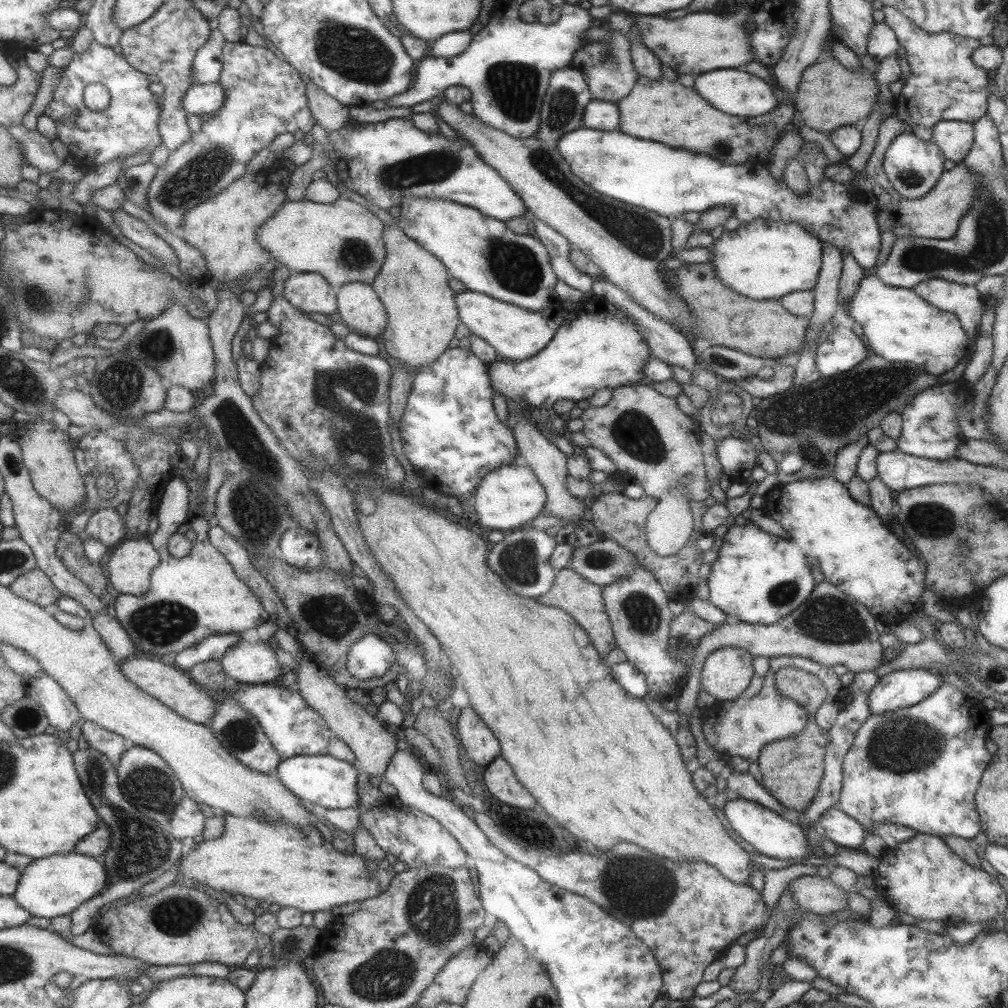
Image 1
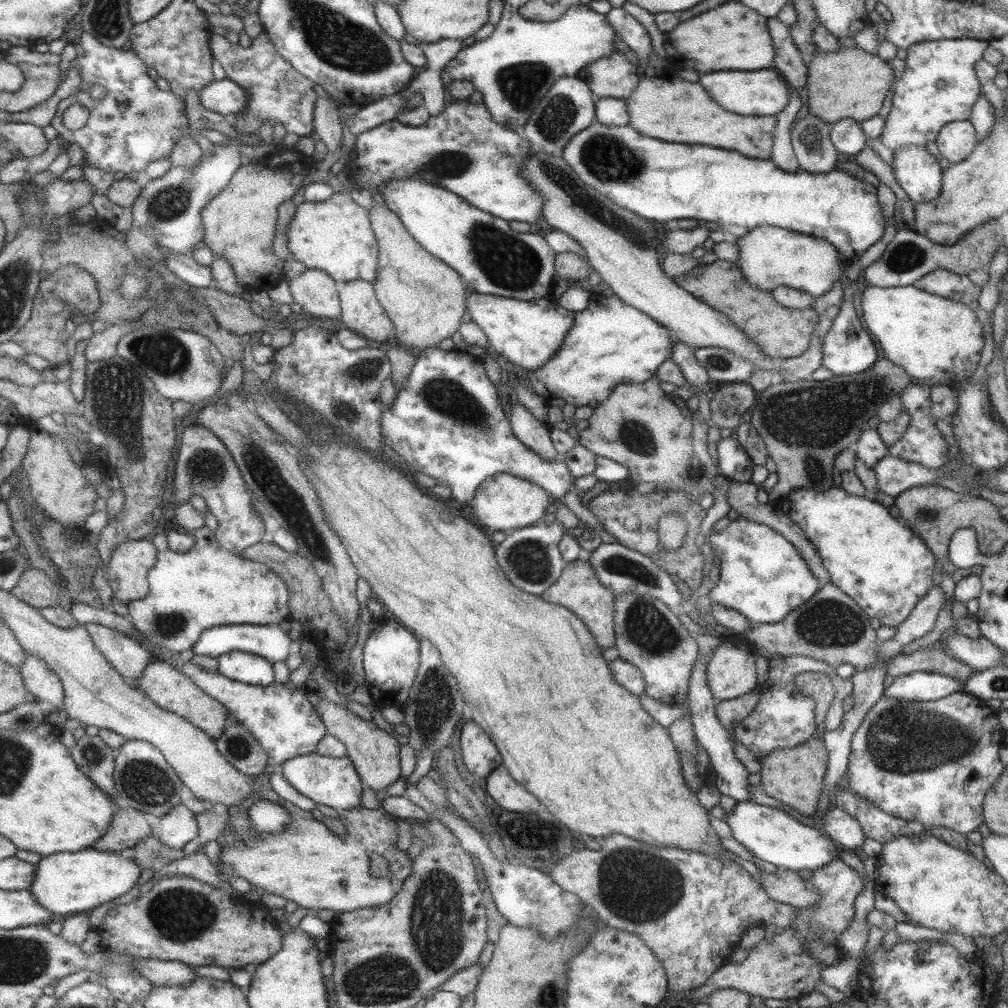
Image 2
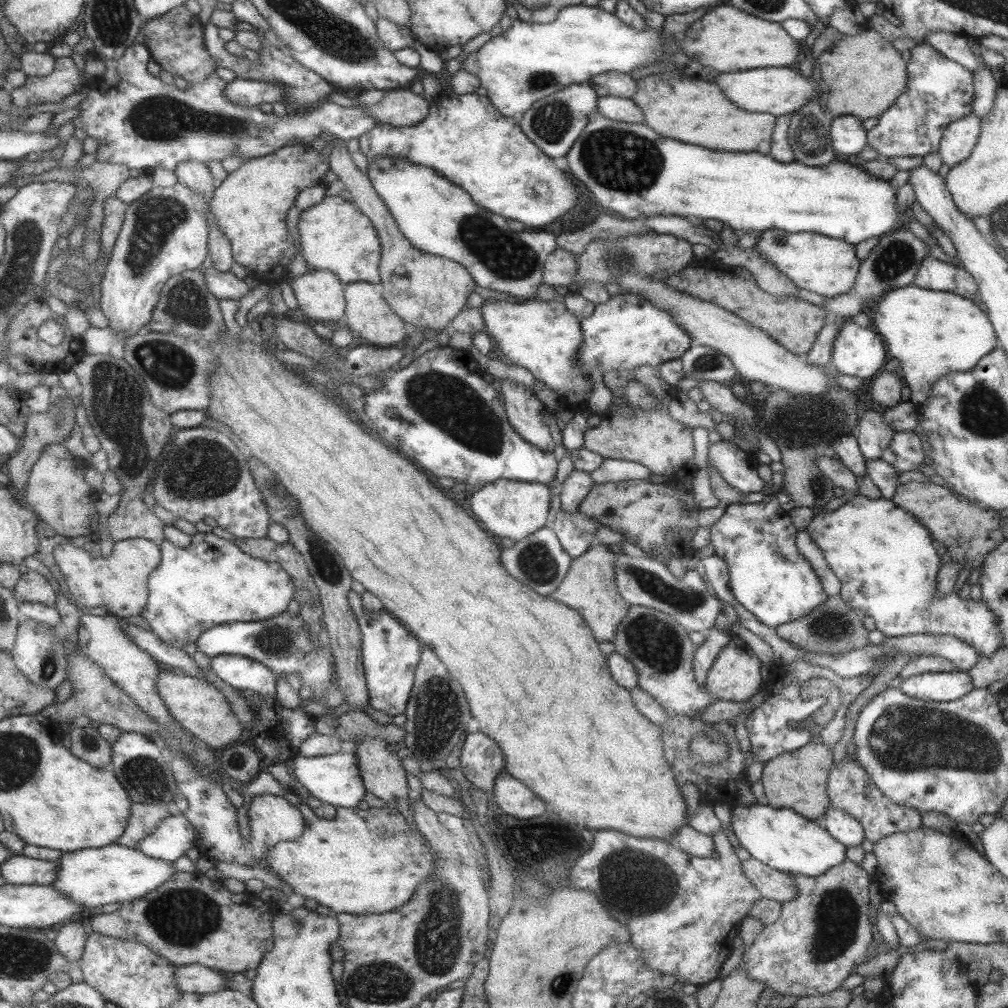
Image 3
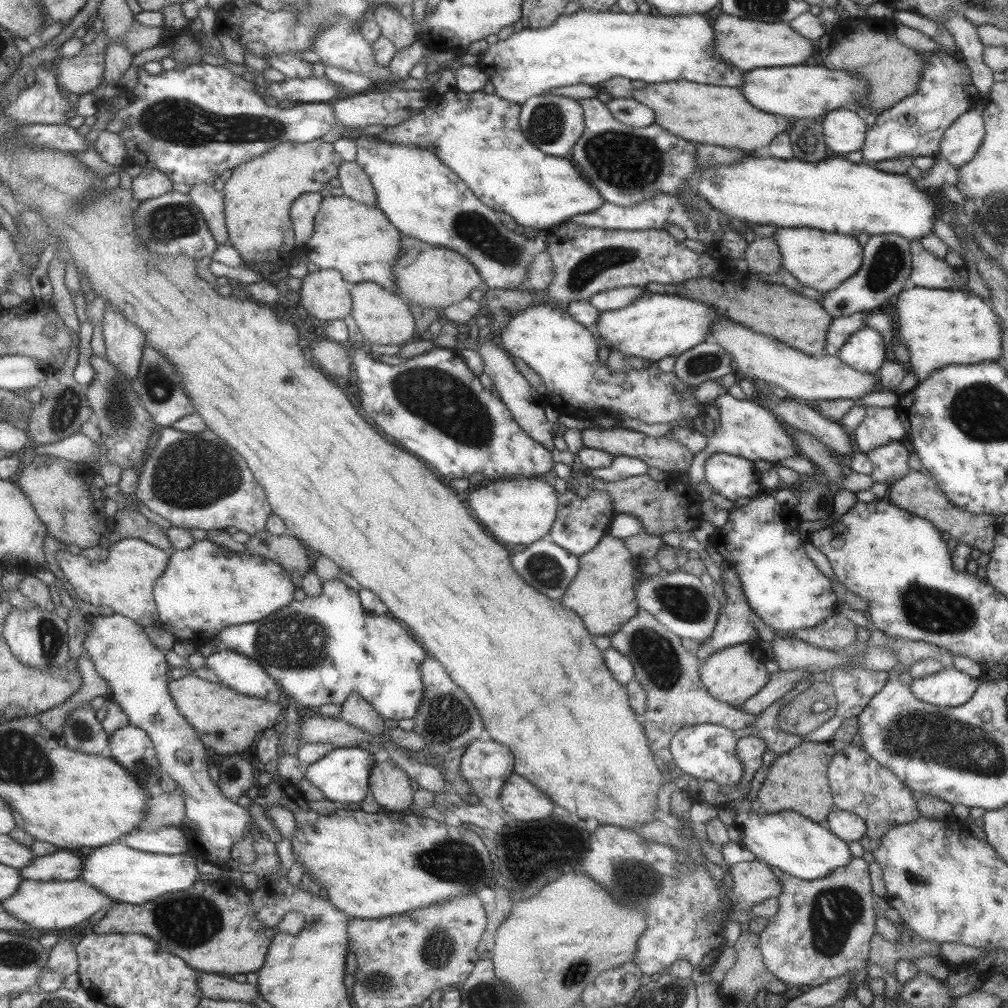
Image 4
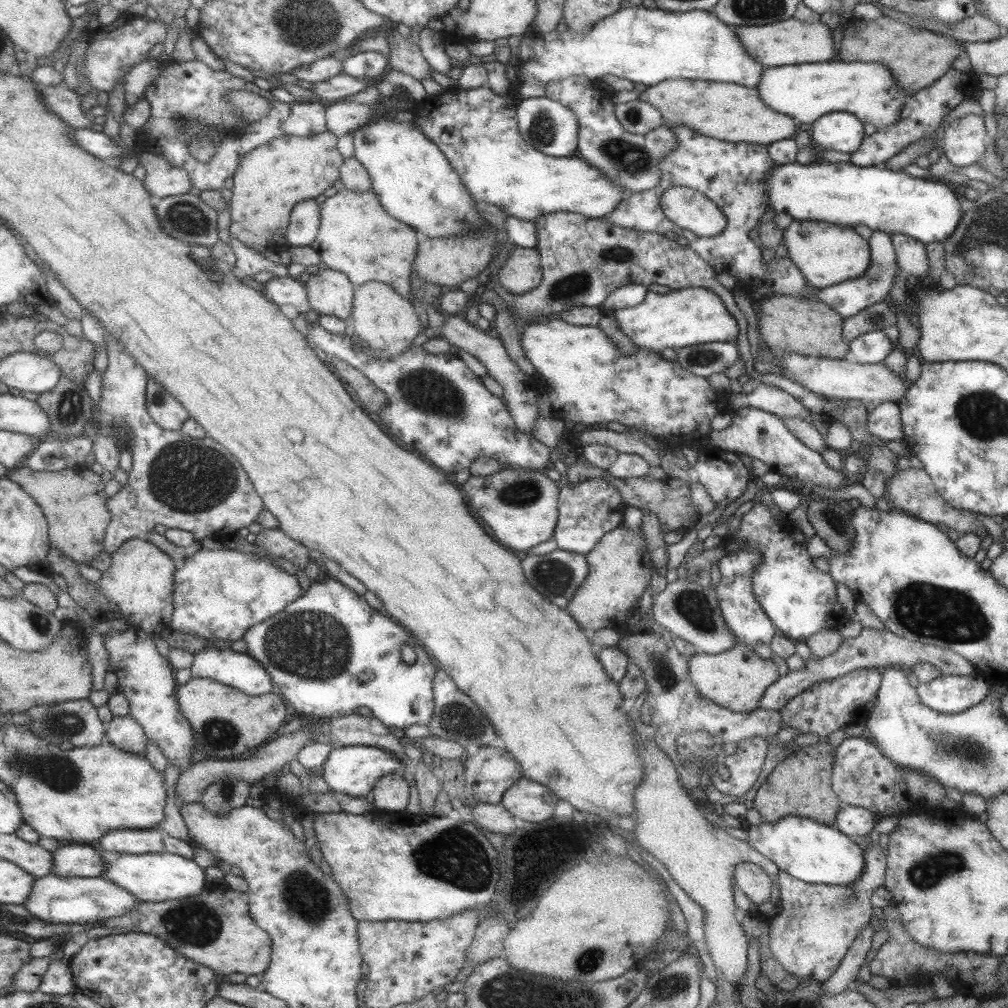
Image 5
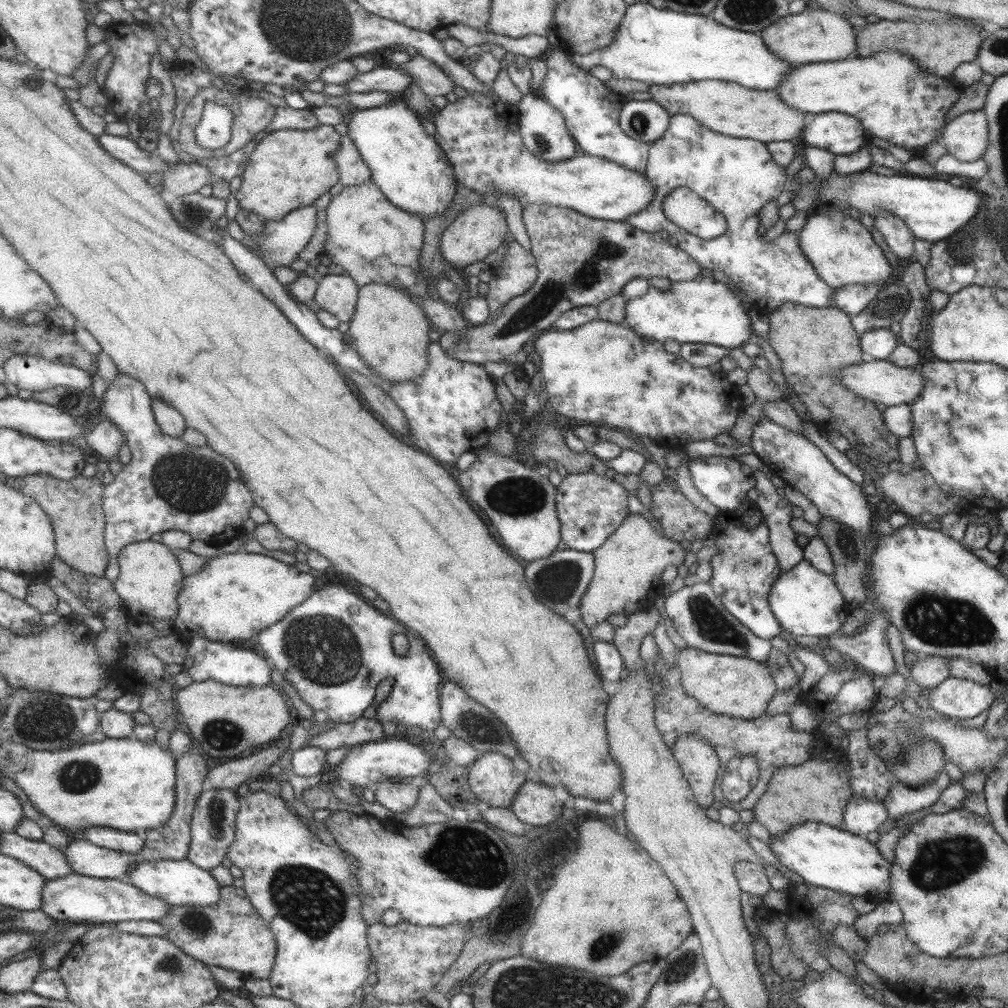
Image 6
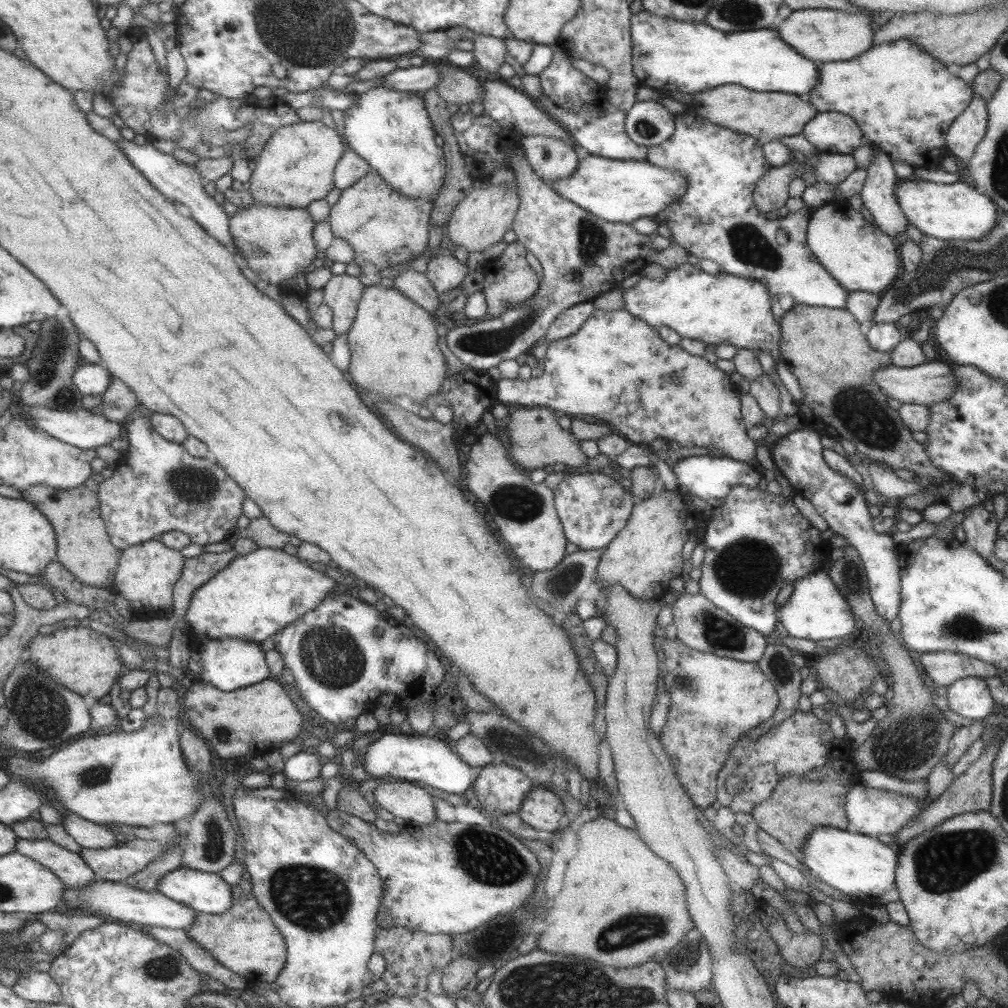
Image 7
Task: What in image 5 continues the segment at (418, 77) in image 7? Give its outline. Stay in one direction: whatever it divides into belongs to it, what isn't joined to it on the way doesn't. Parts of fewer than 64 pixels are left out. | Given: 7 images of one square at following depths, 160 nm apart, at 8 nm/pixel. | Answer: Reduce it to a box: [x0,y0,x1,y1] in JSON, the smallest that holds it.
[309,73,371,103]

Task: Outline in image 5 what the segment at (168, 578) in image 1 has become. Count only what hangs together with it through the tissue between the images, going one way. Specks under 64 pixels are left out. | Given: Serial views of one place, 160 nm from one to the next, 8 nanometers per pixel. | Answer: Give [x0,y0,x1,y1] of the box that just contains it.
[171,547,301,640]

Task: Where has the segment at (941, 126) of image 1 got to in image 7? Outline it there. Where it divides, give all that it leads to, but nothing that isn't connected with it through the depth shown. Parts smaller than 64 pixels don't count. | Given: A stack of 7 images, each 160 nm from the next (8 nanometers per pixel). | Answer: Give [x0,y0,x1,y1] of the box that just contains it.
[944,94,987,160]

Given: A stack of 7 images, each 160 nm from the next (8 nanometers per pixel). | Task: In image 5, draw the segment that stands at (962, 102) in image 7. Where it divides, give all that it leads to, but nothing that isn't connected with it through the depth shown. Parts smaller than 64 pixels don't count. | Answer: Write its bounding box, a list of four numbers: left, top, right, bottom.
[755,60,911,128]

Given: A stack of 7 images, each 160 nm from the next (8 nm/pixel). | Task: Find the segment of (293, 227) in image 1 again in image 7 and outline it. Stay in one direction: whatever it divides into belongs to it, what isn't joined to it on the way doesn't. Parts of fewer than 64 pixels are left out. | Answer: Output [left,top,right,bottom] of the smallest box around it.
[329,169,434,287]

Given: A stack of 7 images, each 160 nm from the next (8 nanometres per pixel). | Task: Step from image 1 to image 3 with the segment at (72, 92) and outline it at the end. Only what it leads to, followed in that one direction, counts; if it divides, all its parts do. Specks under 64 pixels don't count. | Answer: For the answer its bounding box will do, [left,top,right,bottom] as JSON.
[70,43,378,173]

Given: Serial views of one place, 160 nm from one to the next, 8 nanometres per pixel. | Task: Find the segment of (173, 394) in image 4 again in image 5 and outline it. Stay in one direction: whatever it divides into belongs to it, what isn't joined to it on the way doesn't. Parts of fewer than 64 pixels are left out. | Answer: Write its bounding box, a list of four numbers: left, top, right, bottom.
[147,376,190,431]

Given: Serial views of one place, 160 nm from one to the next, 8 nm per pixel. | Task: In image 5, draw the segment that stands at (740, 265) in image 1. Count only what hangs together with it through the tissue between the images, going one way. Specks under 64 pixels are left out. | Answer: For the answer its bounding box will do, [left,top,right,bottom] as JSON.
[782,220,869,288]

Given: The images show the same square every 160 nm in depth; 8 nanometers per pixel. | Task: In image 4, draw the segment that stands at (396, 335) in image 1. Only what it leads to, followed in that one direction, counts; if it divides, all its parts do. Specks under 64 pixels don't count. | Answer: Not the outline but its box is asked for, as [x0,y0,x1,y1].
[336,161,483,316]

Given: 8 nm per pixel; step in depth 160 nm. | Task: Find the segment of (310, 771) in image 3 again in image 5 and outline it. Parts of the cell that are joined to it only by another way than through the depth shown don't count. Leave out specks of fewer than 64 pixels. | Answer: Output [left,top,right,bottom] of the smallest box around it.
[320,746,403,797]

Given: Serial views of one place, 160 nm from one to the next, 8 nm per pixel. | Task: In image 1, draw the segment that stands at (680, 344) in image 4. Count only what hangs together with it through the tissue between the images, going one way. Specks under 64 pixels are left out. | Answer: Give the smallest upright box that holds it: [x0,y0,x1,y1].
[488,295,649,409]

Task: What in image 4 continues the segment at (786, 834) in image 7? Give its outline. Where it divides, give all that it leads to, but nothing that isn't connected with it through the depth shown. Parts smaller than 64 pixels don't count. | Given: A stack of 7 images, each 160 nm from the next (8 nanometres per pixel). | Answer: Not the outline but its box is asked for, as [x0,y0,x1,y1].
[757,742,834,823]

